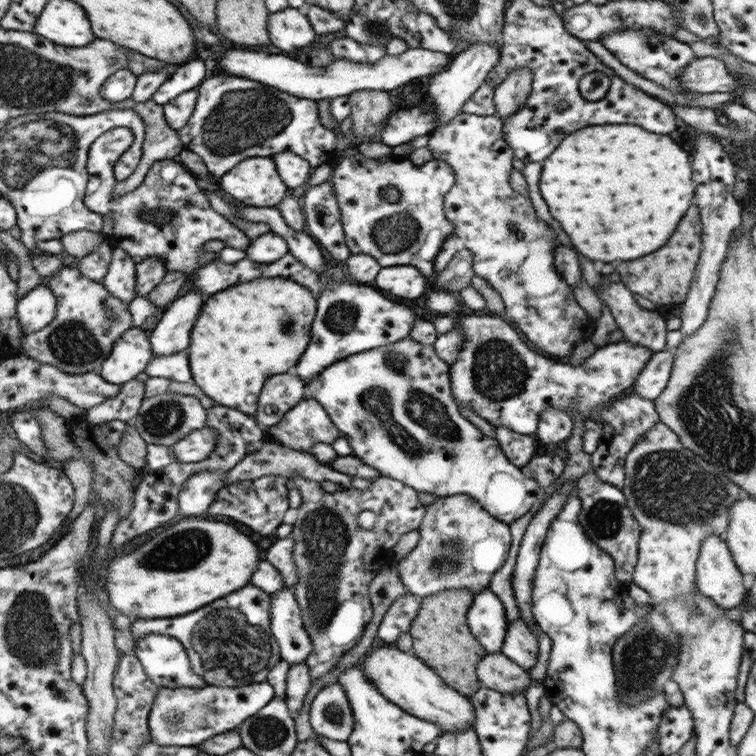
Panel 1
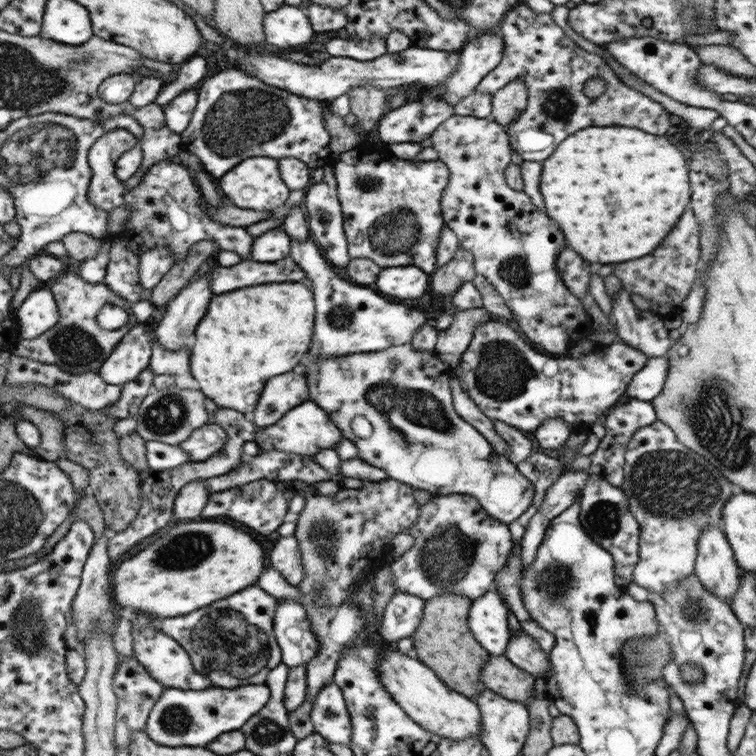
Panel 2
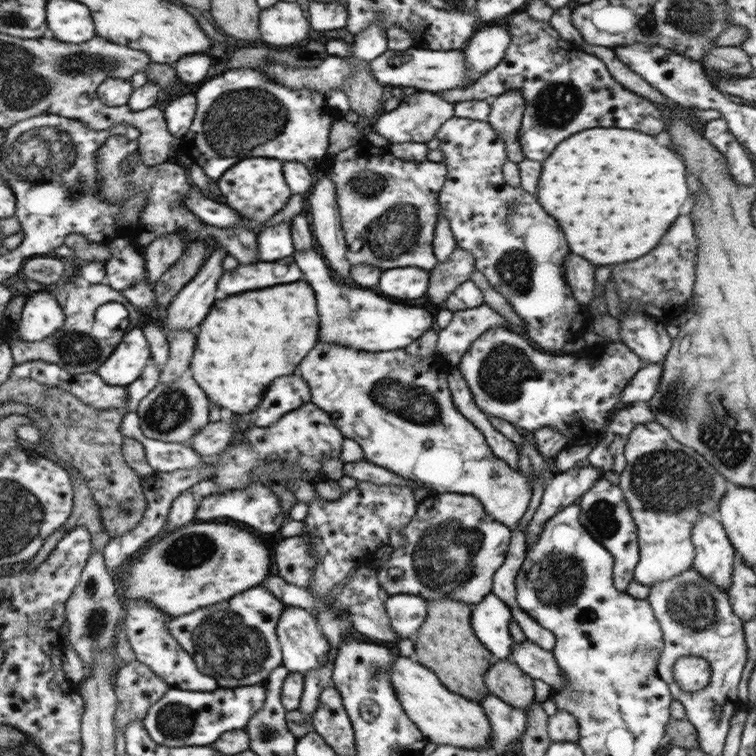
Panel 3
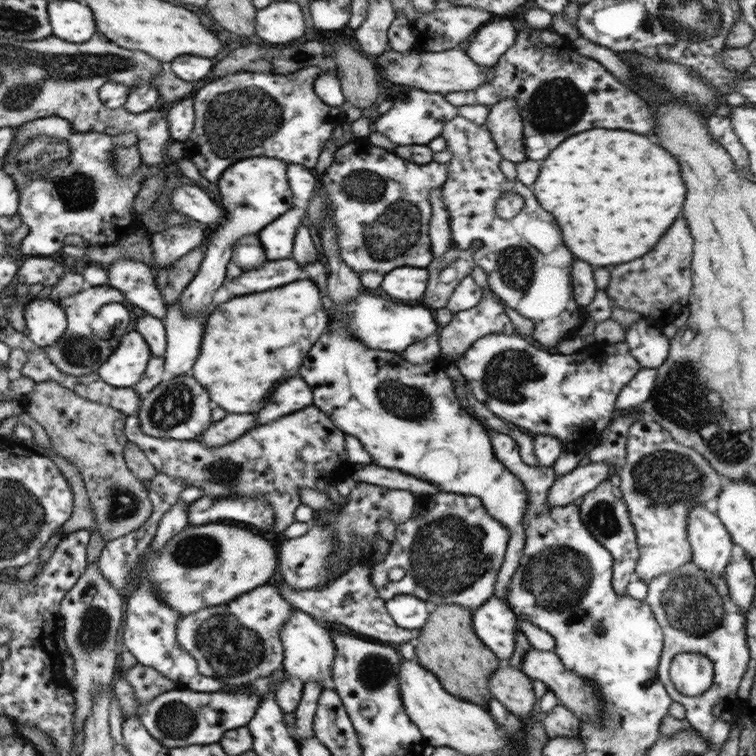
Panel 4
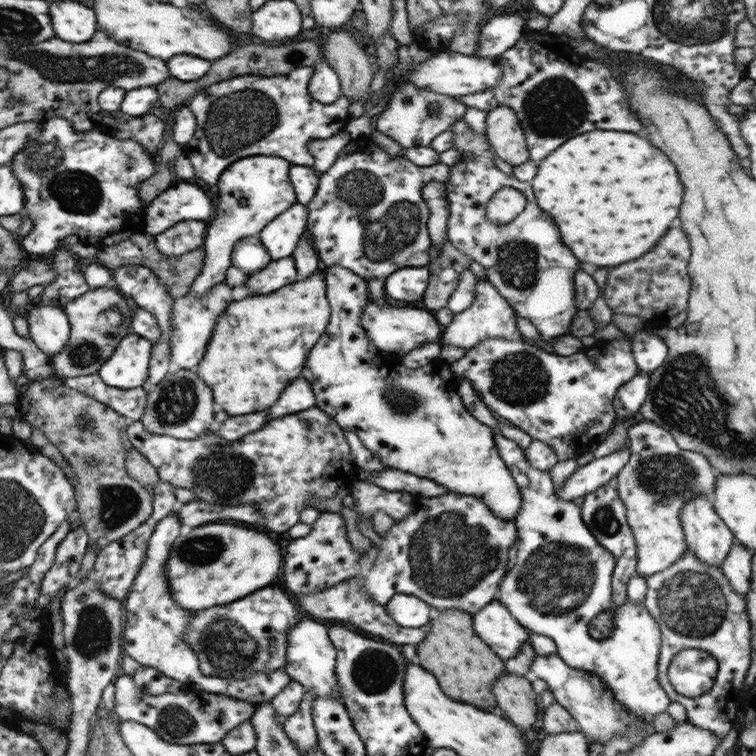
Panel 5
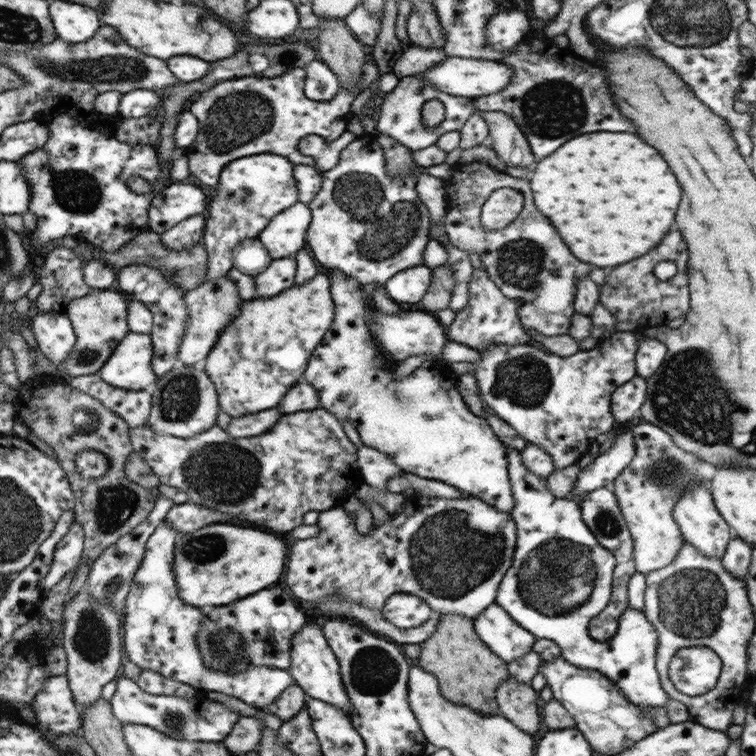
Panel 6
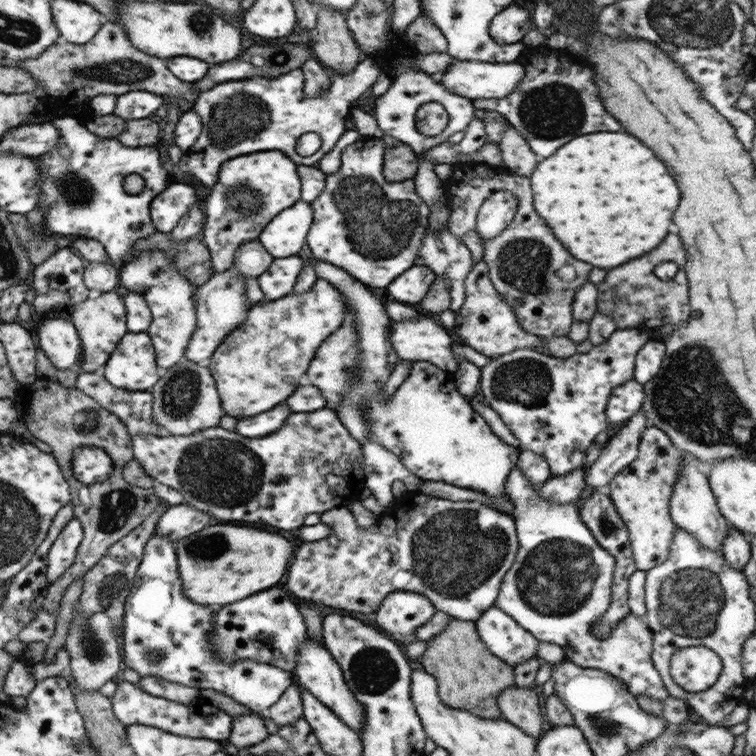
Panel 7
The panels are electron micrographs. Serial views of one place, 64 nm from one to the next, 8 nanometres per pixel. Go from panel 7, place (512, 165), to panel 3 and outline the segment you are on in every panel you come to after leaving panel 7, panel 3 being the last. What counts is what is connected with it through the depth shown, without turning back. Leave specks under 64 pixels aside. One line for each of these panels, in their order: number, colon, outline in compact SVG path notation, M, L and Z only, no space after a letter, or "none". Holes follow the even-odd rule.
3: M507 90L505 94L493 98L489 104L491 104L491 112L487 116L487 124L491 124L497 136L503 140L505 150L507 150L505 152L507 162L519 164L521 160L525 160L519 140L517 140L521 118L525 112L523 96L519 90Z
4: M503 98L501 102L489 106L489 116L485 120L485 126L497 144L499 154L503 160L513 164L527 160L523 146L523 122L519 112L521 110L513 98Z
5: M509 106L493 108L491 112L487 112L485 120L485 136L497 158L511 166L519 166L531 160L521 124Z
6: M481 112L487 122L489 136L487 144L507 164L507 168L527 168L533 164L533 152L527 138L521 134L517 124L505 112Z

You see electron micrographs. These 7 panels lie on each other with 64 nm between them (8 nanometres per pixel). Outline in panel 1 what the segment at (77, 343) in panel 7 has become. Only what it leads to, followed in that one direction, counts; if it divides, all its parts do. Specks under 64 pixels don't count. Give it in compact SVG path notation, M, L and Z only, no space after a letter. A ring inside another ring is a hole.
M45 284L29 290L29 294L23 296L15 308L17 322L23 336L45 330L47 324L51 324L55 318L55 308L57 302Z

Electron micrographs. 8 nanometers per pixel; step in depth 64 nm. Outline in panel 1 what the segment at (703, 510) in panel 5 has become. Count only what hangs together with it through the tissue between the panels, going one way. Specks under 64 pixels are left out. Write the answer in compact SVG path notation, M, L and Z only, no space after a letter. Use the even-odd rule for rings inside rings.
M707 536L701 542L695 564L697 590L713 600L719 608L733 610L743 602L747 592L741 584L741 576L743 574L733 562L725 540L719 536Z

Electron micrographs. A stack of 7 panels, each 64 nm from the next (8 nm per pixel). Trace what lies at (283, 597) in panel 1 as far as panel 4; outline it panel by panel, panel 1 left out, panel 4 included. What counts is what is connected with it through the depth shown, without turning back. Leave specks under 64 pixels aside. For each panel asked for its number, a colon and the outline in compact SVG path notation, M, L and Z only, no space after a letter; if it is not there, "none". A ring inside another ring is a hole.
2: M277 600L273 634L281 648L281 662L289 668L307 666L321 650L303 604L295 600Z
3: M297 606L285 608L285 612L277 624L277 640L279 640L281 656L283 656L281 666L285 666L289 672L301 672L305 676L307 672L317 670L327 664L327 656L331 650L329 640L323 636L315 616L303 608L297 608Z
4: M291 610L291 616L287 624L283 624L279 632L281 644L283 644L283 672L289 678L299 678L303 684L305 682L319 682L323 690L329 690L333 686L331 678L331 668L335 660L335 644L331 640L331 632L313 616L301 612L301 610Z

